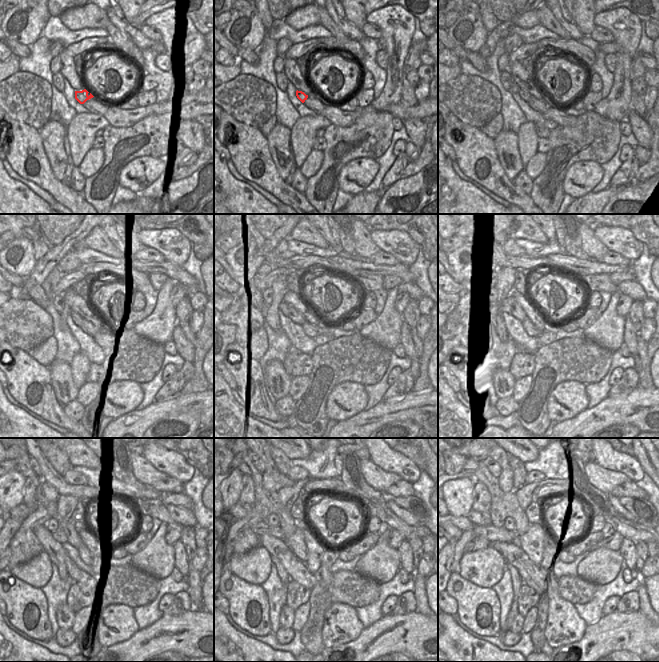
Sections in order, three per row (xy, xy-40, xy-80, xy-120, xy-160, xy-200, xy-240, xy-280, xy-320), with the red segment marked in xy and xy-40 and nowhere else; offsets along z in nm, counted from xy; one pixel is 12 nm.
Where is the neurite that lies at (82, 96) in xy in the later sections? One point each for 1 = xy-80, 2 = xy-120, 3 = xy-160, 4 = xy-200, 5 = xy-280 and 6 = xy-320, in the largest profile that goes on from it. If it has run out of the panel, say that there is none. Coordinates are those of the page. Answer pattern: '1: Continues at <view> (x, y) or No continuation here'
1: Continues at xy-80 (524, 95)
2: Continues at xy-120 (75, 317)
3: Continues at xy-160 (291, 312)
4: Continues at xy-200 (515, 311)
5: Continues at xy-280 (277, 532)
6: Continues at xy-320 (490, 533)

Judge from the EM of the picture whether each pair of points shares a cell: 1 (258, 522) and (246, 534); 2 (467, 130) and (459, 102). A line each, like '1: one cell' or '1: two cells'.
1: two cells
2: two cells

